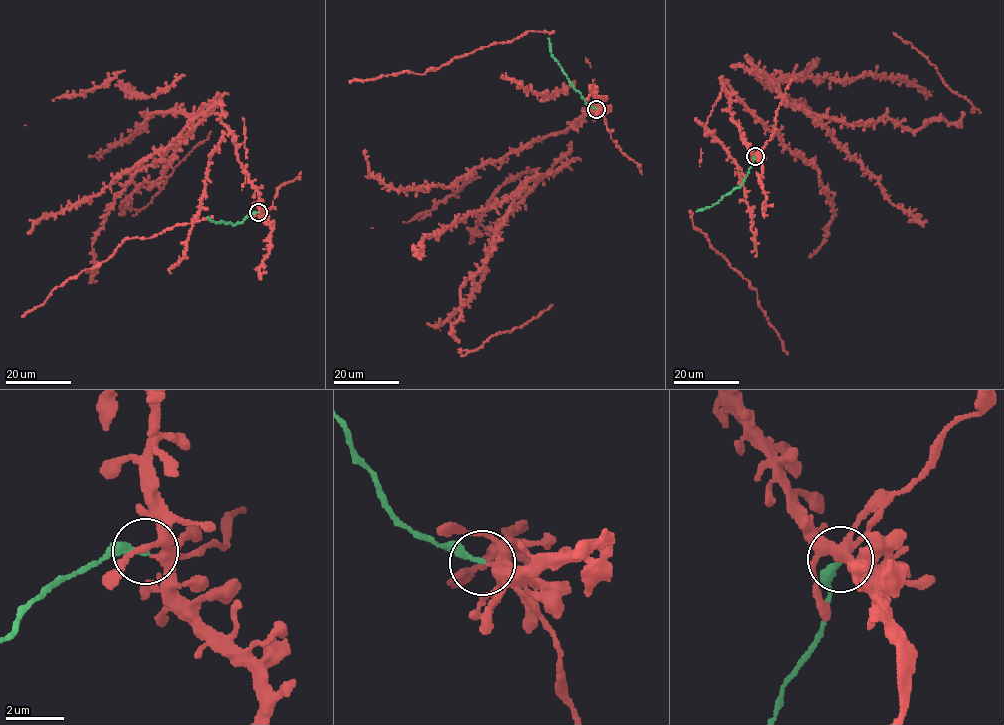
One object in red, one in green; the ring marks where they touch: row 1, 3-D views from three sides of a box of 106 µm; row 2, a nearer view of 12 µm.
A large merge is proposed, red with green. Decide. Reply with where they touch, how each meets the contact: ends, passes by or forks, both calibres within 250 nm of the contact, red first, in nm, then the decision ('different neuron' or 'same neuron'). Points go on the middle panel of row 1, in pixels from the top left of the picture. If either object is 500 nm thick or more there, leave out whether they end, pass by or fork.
at (596, 109); red forks there; green ends there; 280 nm thick on the red side, 240 nm on the other; same neuron

